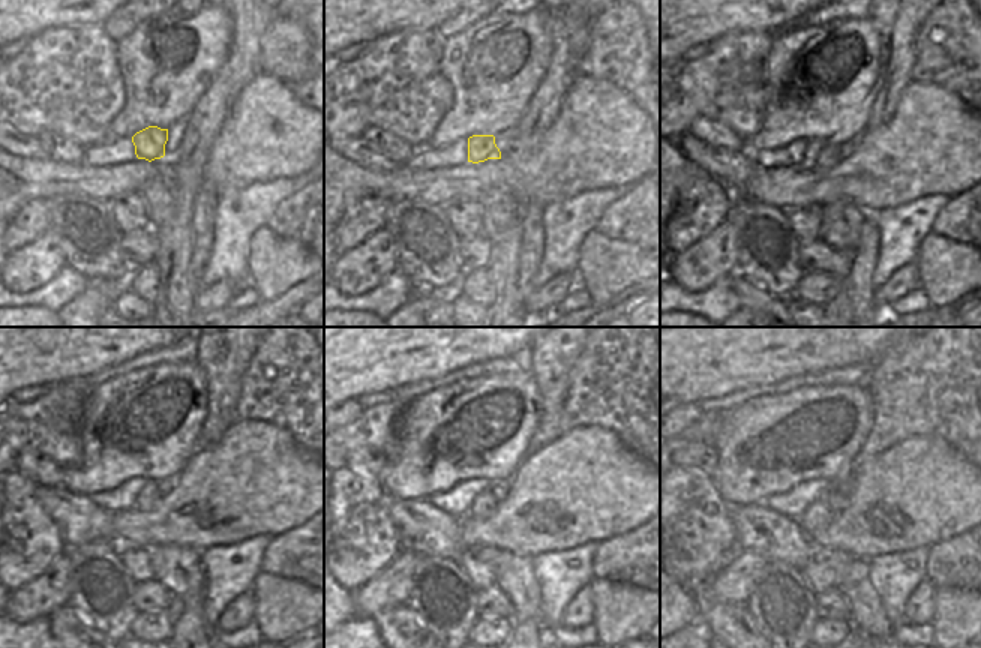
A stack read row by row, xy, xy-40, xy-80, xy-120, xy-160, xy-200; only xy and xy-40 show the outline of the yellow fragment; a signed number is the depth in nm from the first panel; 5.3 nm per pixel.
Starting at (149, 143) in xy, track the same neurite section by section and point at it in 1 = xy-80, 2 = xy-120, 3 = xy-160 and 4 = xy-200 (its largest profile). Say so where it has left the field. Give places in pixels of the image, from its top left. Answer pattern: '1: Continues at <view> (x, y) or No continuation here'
1: Continues at xy-80 (819, 153)
2: Continues at xy-120 (149, 498)
3: Continues at xy-160 (485, 504)
4: Continues at xy-200 (819, 515)

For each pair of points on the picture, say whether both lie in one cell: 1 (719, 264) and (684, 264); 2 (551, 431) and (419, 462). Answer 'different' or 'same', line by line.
1: same
2: different

